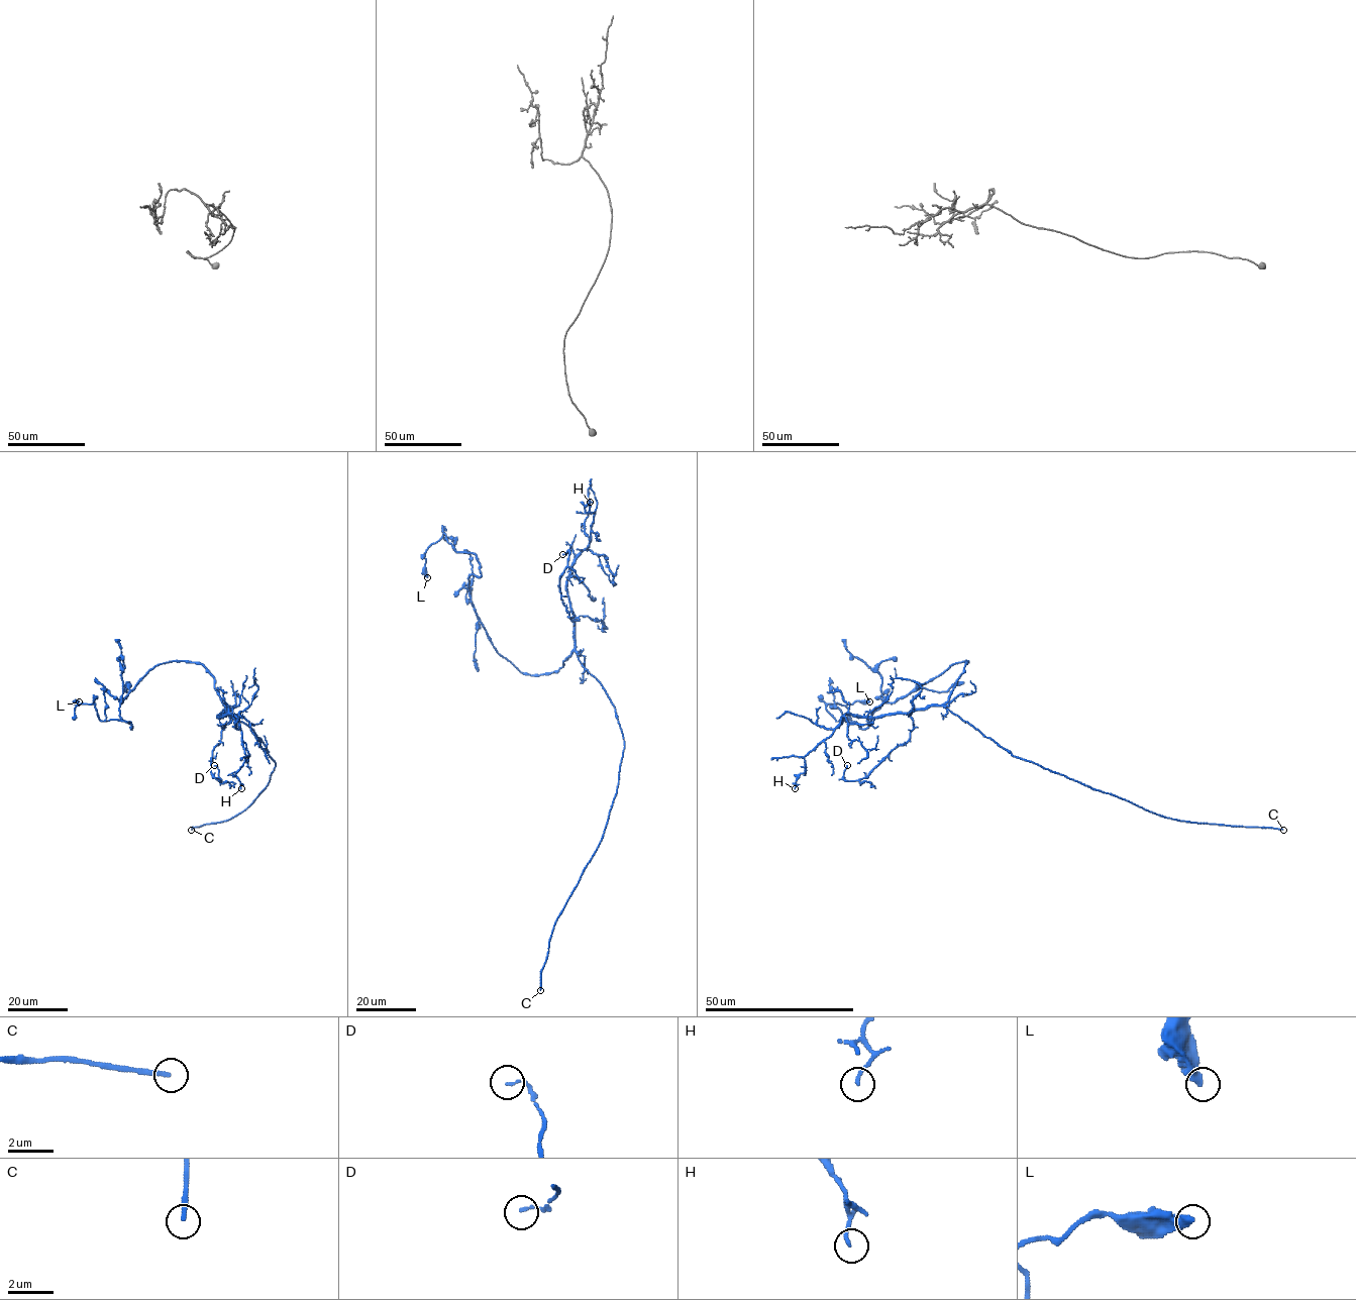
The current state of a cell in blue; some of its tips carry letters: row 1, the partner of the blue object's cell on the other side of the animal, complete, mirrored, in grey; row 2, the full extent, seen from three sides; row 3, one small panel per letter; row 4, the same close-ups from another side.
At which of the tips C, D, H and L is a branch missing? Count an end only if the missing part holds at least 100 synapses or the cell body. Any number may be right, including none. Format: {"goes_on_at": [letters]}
{"goes_on_at": ["C"]}

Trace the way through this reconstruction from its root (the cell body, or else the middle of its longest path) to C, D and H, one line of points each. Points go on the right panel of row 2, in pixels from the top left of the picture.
C: (960, 719), (1013, 756), (1163, 817), (1195, 823), (1283, 830)
D: (960, 719), (943, 707), (916, 710), (910, 716), (913, 729), (910, 739), (866, 776), (845, 780), (847, 765)
H: (960, 719), (935, 706), (880, 717), (845, 714), (834, 731), (805, 756), (805, 771), (795, 788)

